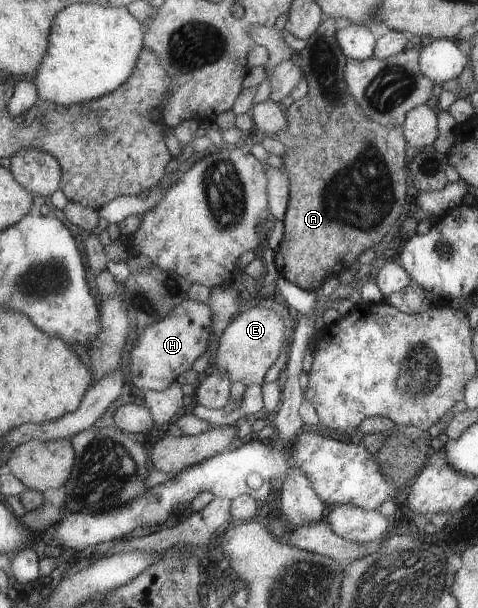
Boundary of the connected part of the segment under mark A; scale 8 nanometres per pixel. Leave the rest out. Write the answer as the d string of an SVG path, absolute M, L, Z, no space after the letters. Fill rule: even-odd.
M323 16L318 28L314 30L314 34L311 34L306 39L304 48L298 51L297 68L307 82L307 93L303 98L293 101L290 106L284 109L287 127L284 130L278 131L276 134L278 142L281 142L285 146L285 154L280 157L283 161L283 170L285 170L289 180L289 199L287 209L284 213L282 239L278 245L278 250L274 252L274 262L278 276L286 279L292 285L296 284L301 289L314 292L322 282L324 282L326 277L337 276L344 269L348 269L349 266L357 260L361 252L372 249L377 245L388 230L393 227L398 216L402 214L402 206L404 206L404 202L406 202L404 199L406 192L406 172L404 171L404 164L406 164L407 143L403 137L403 128L401 125L390 127L372 123L361 111L356 101L349 95L343 77L345 75L343 68L347 58L336 42L336 31L337 29L334 28L334 18Z

